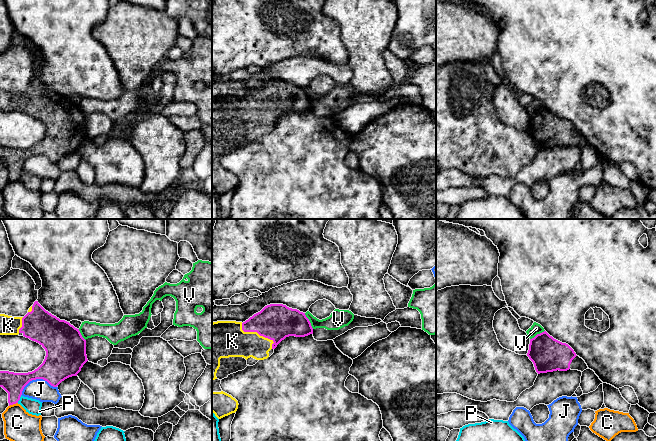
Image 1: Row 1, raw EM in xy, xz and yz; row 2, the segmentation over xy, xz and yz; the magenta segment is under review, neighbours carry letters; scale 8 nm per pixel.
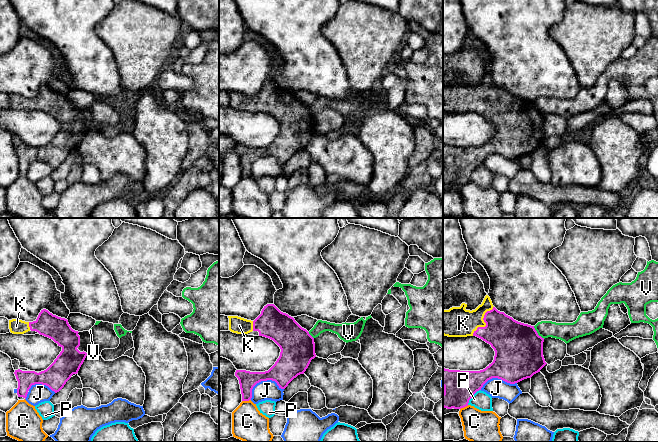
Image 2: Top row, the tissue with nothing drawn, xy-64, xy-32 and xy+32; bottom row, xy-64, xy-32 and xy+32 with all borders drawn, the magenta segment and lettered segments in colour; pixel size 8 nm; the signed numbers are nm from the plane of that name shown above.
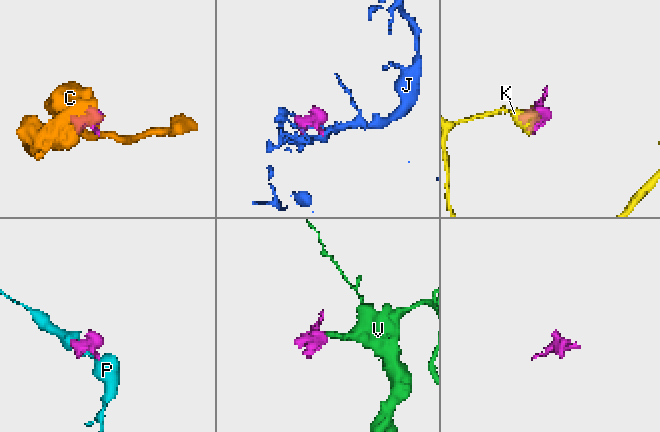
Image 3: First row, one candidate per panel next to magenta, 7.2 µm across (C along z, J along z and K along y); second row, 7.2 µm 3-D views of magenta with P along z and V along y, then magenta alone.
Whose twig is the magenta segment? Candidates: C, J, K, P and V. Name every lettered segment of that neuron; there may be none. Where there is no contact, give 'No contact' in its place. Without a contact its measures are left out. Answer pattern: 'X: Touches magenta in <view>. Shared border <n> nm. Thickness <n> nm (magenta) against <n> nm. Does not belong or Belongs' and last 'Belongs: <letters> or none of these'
C: Touches magenta in xy. Shared border 80 nm. Thickness 180 nm (magenta) against 260 nm. Does not belong
J: Touches magenta in xy. Shared border 300 nm. Thickness 280 nm (magenta) against 170 nm. Does not belong
K: Touches magenta in xz. Shared border 320 nm. Thickness 280 nm (magenta) against 280 nm. Belongs
P: Touches magenta in xy. Shared border 80 nm. Thickness 180 nm (magenta) against 120 nm. Does not belong
V: Touches magenta in xz. Shared border 150 nm. Thickness 280 nm (magenta) against 150 nm. Does not belong
Belongs: K

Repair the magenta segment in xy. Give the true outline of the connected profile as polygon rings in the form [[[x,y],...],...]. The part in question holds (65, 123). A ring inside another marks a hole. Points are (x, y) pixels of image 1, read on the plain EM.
[[[38,77],[34,78],[24,93],[0,90],[0,111],[18,111],[19,109],[39,119],[45,125],[46,132],[43,139],[32,148],[14,149],[0,147],[0,163],[8,169],[9,182],[18,179],[24,163],[30,157],[43,155],[51,162],[57,163],[65,155],[77,152],[83,141],[88,137],[86,116],[82,113],[79,105],[46,87]]]

